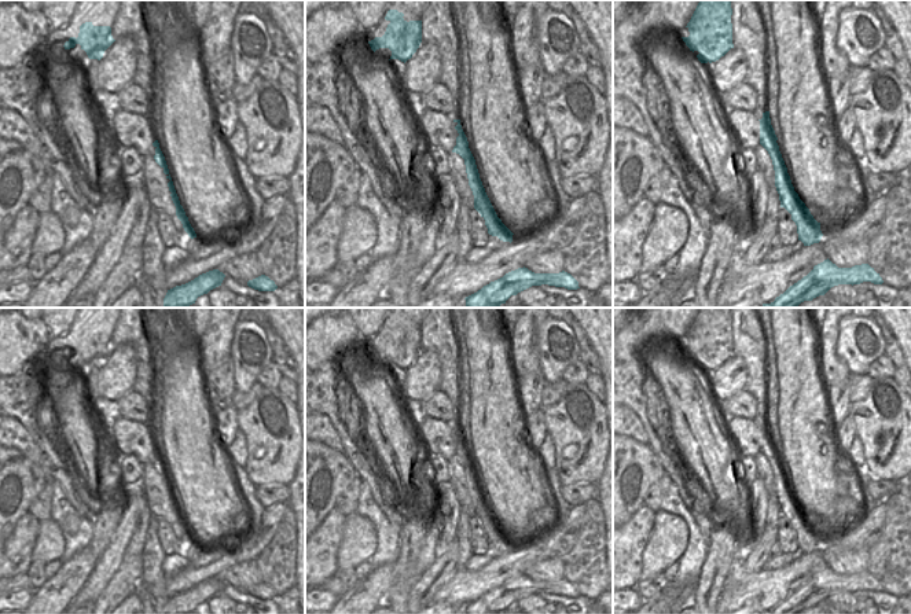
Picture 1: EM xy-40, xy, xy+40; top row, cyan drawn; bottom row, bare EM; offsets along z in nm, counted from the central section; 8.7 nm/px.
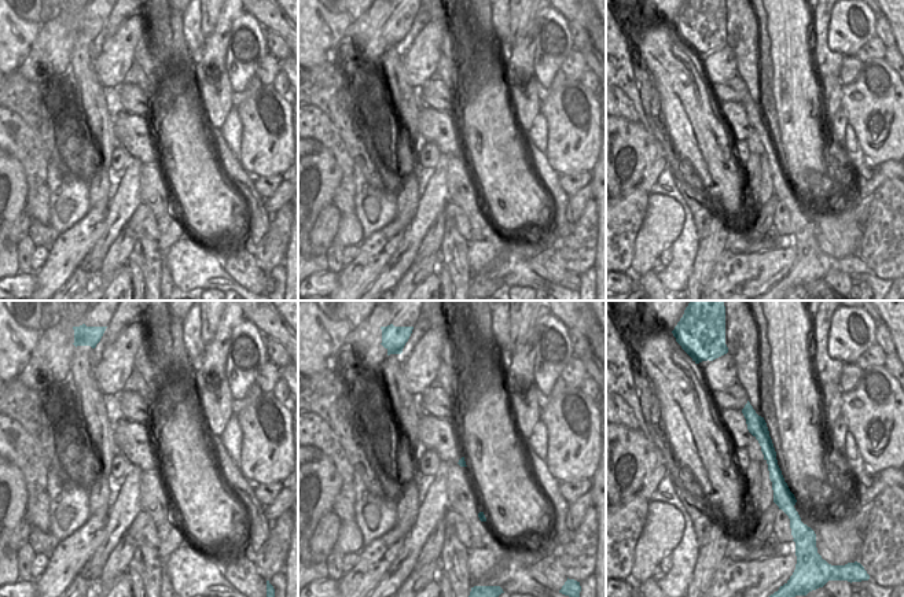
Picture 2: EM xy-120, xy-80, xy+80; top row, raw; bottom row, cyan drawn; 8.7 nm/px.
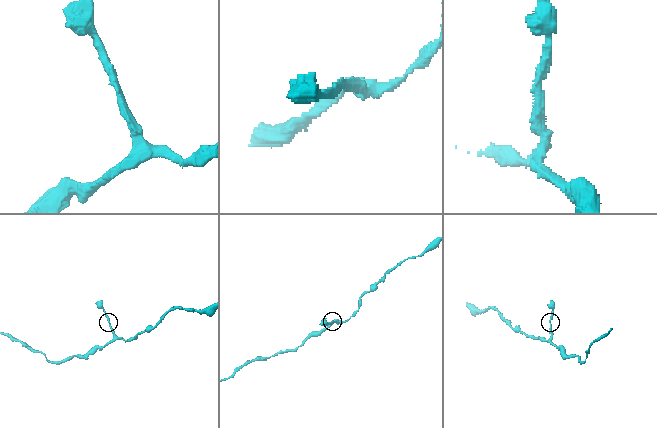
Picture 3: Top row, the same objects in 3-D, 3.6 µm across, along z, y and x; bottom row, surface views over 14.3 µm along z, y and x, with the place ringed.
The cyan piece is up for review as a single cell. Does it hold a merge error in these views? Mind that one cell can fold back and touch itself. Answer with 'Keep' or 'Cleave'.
Keep.

